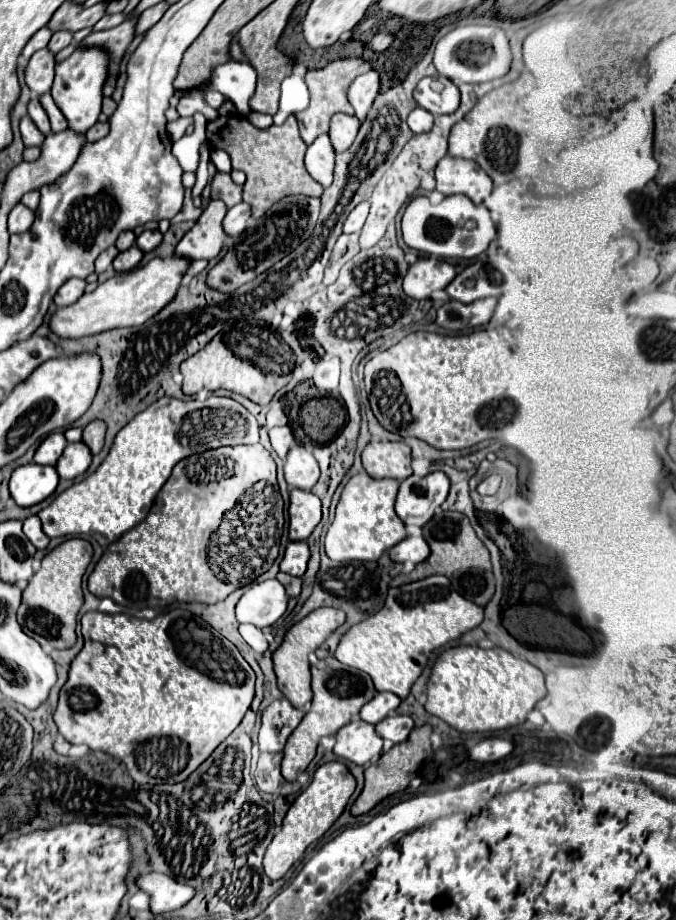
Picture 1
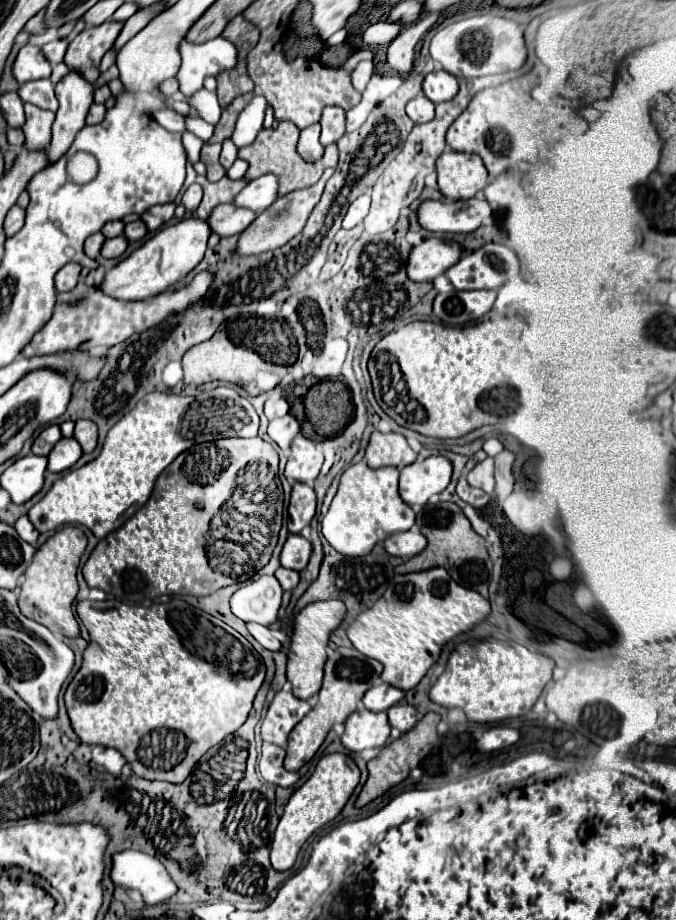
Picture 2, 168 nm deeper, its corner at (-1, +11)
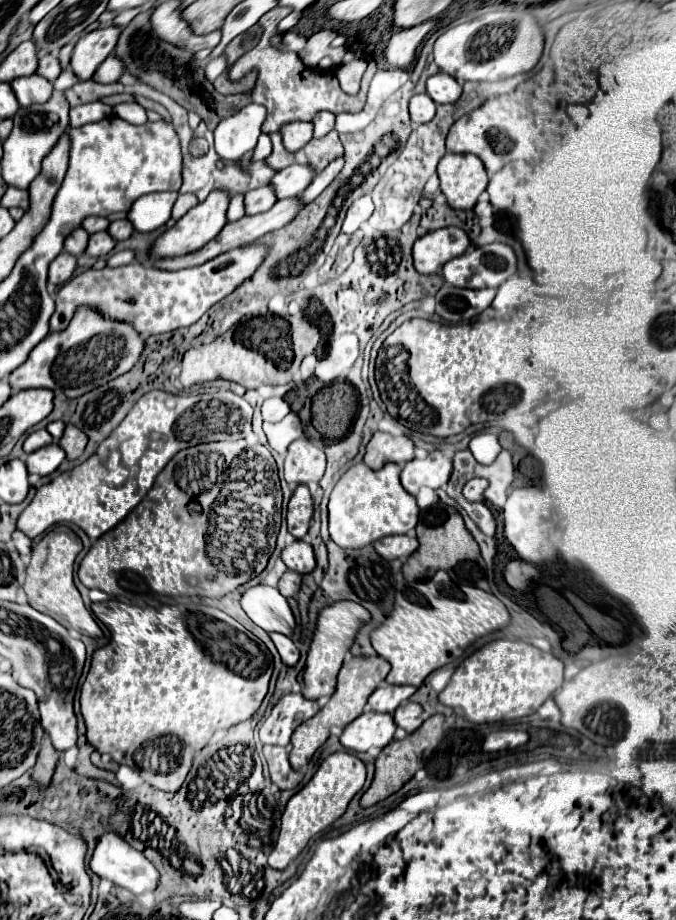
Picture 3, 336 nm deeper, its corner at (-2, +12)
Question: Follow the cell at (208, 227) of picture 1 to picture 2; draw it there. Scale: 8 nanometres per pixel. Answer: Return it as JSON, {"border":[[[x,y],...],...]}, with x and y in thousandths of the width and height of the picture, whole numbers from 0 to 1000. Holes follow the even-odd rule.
{"border":[[[322,222],[305,241],[317,254],[331,259],[331,257],[355,254],[376,237],[379,230],[373,228],[349,226],[346,222]]]}

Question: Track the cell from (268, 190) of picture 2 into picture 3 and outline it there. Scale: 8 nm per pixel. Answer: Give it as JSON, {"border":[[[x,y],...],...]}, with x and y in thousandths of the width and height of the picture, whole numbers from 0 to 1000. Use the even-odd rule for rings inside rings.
{"border":[[[436,177],[410,186],[401,199],[404,203],[410,203],[410,216],[422,216],[422,214],[445,212],[457,203],[463,192],[466,192],[466,184],[460,179]]]}

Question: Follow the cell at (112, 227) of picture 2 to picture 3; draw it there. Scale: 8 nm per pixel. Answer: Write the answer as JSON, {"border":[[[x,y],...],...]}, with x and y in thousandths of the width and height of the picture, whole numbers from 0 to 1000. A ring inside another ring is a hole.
{"border":[[[126,236],[120,240],[120,247],[126,247],[129,253],[143,253],[143,251],[155,251],[155,247],[161,245],[161,240],[155,236]]]}

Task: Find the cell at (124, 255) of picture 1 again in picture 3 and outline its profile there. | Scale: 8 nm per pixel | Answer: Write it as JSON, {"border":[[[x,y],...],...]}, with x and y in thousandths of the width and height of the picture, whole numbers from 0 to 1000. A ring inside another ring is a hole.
{"border":[[[146,251],[132,258],[126,275],[135,279],[155,279],[167,268],[170,268],[170,262],[164,260],[164,255],[158,251]]]}

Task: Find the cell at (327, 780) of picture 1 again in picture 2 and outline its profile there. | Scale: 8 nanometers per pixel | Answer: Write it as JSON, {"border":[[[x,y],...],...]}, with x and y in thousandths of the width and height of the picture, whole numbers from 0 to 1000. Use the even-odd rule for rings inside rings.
{"border":[[[482,820],[470,826],[464,841],[432,863],[411,893],[402,924],[399,924],[399,937],[405,946],[432,943],[447,917],[456,913],[456,909],[464,902],[470,902],[473,898],[479,898],[482,893],[494,891],[503,885],[518,863],[524,861],[530,848],[533,848],[533,837],[515,820]]]}

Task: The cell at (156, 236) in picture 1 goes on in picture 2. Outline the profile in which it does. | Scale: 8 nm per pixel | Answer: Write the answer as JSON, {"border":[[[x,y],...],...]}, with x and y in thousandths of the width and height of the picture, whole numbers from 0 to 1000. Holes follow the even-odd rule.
{"border":[[[210,239],[192,241],[192,243],[186,243],[186,248],[183,248],[183,257],[186,257],[189,261],[210,261],[210,259],[216,257],[216,252],[219,252],[219,248],[216,248],[216,243],[213,243]]]}

